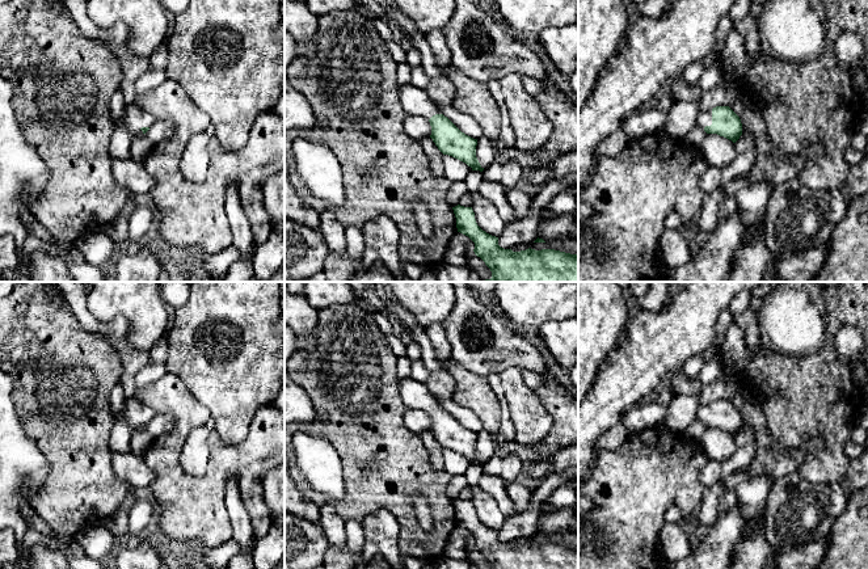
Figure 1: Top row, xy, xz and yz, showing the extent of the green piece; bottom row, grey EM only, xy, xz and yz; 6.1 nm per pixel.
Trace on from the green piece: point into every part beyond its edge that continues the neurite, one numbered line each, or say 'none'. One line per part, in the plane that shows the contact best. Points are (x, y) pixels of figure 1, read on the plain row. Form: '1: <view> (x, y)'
1: yz (704, 412)

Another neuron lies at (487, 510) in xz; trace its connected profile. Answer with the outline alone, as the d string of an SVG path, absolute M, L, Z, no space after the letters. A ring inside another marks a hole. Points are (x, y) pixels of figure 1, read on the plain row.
M472 486L472 503L477 519L486 527L500 531L506 515L500 510L496 500L489 493L484 492L480 486Z

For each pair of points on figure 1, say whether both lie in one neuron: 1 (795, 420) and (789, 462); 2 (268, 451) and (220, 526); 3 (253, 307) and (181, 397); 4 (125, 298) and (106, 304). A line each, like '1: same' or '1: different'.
1: different
2: same
3: different
4: same

